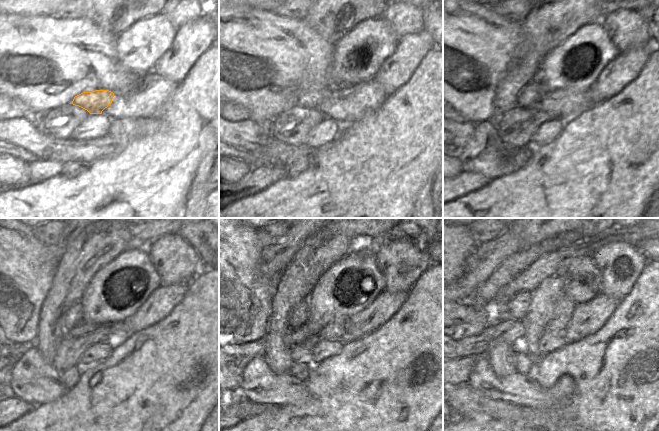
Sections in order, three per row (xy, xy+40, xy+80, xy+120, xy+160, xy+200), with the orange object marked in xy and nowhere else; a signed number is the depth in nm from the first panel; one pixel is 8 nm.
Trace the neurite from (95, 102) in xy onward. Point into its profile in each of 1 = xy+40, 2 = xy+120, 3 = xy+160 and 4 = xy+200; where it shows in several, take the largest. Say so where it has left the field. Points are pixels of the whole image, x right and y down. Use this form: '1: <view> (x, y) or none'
1: xy+40 (312, 99)
2: xy+120 (75, 314)
3: xy+160 (299, 314)
4: xy+200 (518, 307)

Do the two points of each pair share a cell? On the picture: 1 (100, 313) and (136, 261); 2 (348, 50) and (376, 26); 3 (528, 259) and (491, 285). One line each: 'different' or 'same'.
1: same
2: same
3: same

